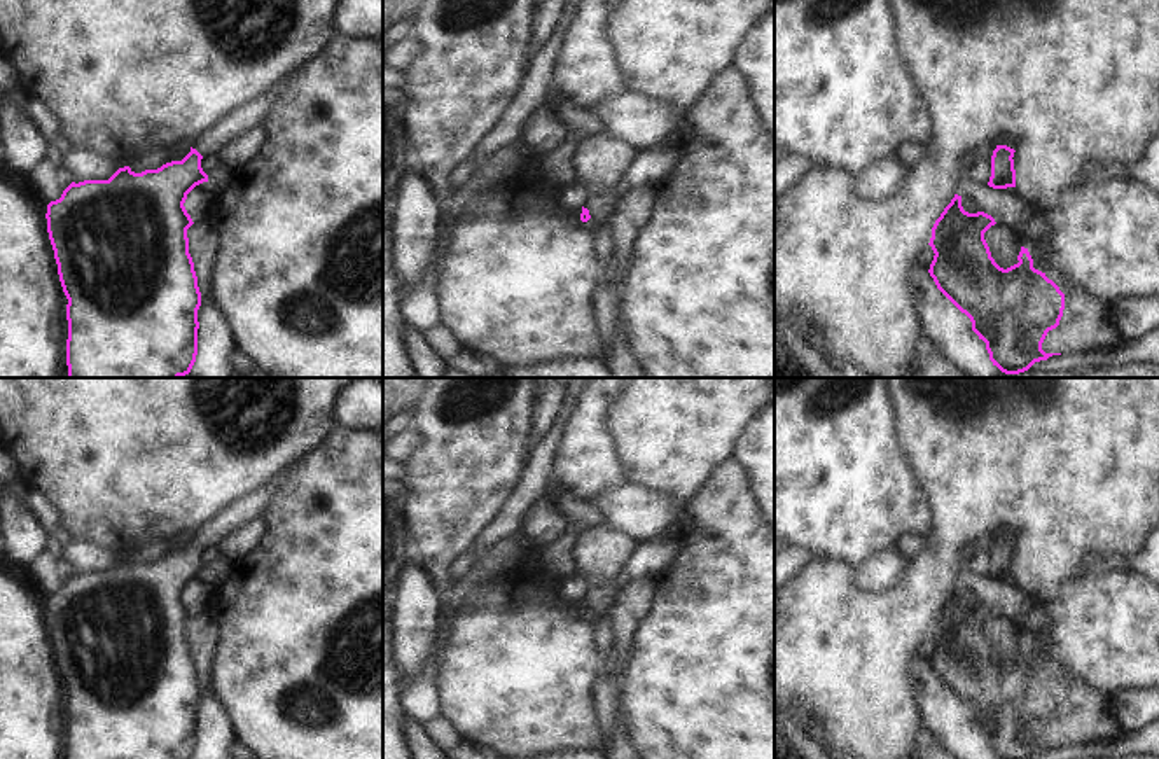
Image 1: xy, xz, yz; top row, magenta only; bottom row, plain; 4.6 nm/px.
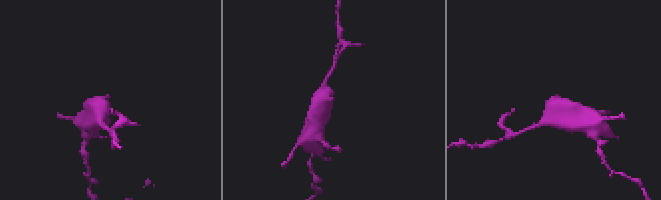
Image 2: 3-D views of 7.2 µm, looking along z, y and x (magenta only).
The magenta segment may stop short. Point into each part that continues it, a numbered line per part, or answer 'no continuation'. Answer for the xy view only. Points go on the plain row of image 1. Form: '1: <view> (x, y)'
1: xy (254, 506)

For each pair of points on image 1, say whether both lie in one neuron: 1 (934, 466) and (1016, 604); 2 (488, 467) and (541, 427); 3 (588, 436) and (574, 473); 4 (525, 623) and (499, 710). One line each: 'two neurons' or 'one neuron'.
1: two neurons
2: two neurons
3: one neuron
4: one neuron

